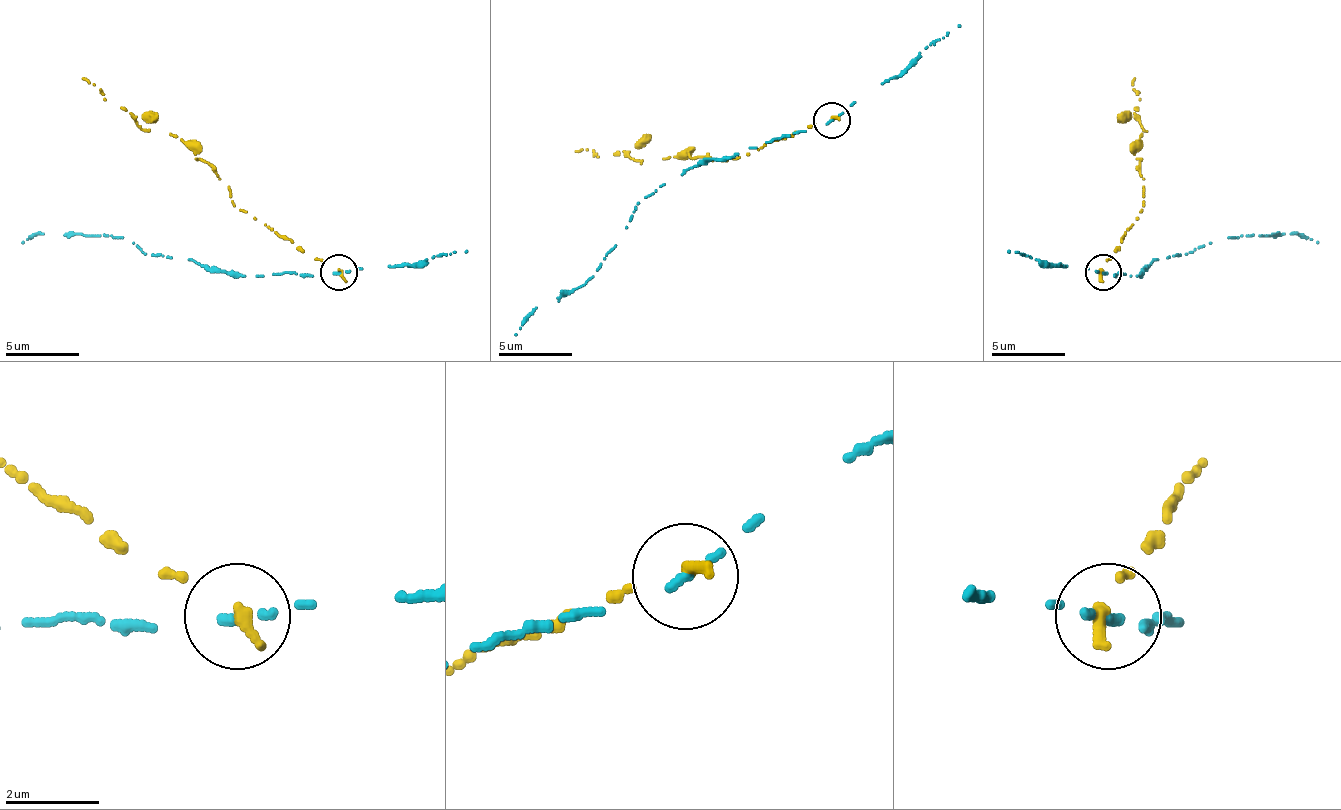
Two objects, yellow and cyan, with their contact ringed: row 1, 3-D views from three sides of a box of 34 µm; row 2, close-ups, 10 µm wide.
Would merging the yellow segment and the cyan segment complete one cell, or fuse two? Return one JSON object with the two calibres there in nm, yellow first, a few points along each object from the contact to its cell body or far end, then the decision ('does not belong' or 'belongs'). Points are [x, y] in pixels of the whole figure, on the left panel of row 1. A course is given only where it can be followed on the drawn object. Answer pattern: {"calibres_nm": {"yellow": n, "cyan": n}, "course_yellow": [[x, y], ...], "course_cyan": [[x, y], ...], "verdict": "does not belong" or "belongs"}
{"calibres_nm": {"yellow": 280, "cyan": 200}, "course_yellow": [[337, 269], [235, 207], [231, 189], [195, 152], [176, 137], [143, 130], [129, 112], [107, 101], [81, 79]], "course_cyan": [[337, 273], [209, 273], [191, 258], [169, 258], [143, 251], [121, 236], [44, 233], [22, 244]], "verdict": "does not belong"}

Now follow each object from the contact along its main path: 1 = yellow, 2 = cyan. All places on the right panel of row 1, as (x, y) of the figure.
1: (1104, 269), (1144, 207), (1141, 159), (1133, 152), (1144, 130), (1133, 112), (1141, 101), (1133, 79)
2: (1104, 273), (1141, 273), (1155, 258), (1166, 258), (1232, 236), (1291, 233), (1316, 244)

